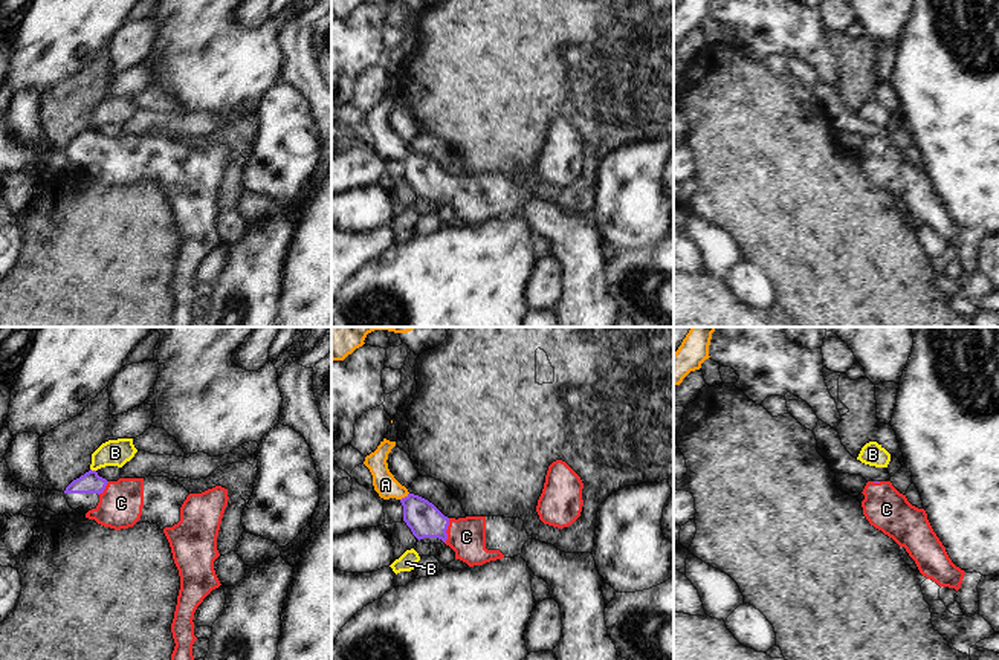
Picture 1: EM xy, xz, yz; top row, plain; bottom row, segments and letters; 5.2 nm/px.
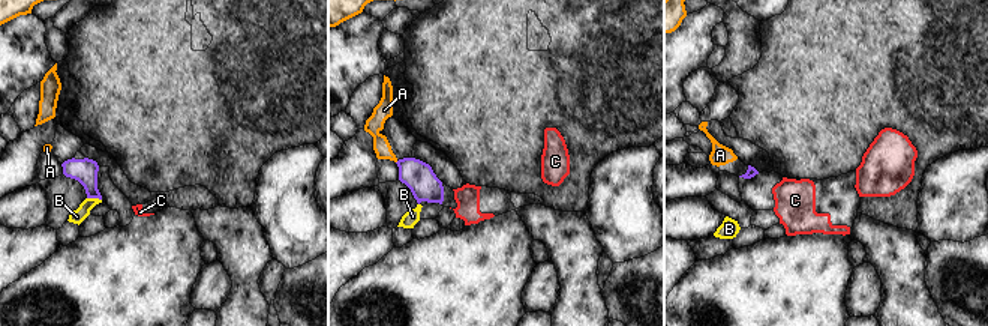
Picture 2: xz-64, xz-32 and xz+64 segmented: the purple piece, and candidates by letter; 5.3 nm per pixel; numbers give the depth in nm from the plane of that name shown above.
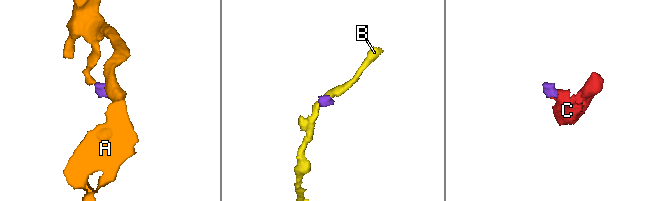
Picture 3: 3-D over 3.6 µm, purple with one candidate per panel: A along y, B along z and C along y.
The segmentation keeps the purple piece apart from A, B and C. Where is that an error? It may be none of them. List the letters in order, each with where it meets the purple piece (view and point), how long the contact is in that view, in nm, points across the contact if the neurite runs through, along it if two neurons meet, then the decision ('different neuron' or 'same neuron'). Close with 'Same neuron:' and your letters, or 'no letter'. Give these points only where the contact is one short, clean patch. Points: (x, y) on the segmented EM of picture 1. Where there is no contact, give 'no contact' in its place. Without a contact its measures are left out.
A: meets purple in xz at (405, 497); contact 60 nm long; border along xz (408, 492), (400, 500); different neuron
B: meets purple in xy at (93, 471); contact 40 nm long; border along xy (90, 468), (95, 471); different neuron
C: meets purple in xz at (446, 529); contact 140 nm long; runs through xz (423, 518), (446, 529), (466, 537); same neuron
Same neuron: C

